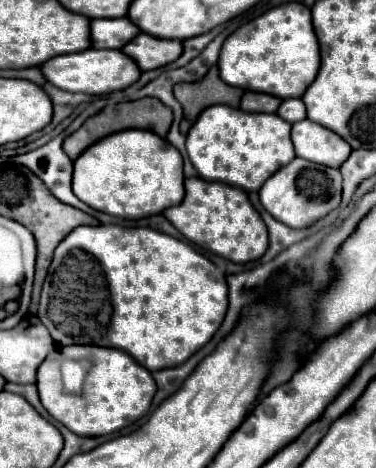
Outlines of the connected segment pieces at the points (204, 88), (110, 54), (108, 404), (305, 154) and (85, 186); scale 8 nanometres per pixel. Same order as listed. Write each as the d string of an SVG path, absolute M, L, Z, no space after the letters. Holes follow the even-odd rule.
M213 66L201 80L197 82L189 82L189 84L175 84L173 88L175 98L181 102L183 106L183 120L181 120L181 132L187 134L189 128L193 126L193 122L197 120L197 116L213 106L213 104L227 104L231 108L239 108L239 100L243 90L241 88L229 88L229 84L225 84L219 78L217 66Z
M83 50L83 52L73 52L73 54L61 54L45 64L39 66L41 74L45 76L47 82L53 86L67 90L67 92L85 92L85 94L105 94L113 90L123 90L129 84L137 82L139 78L139 68L133 60L129 60L123 52L119 50Z
M63 346L45 358L37 372L37 388L45 410L73 434L105 436L137 422L151 408L155 396L155 380L147 368L141 368L129 354L115 348L99 346ZM63 360L91 360L91 376L83 384L83 394L63 392L61 362Z
M309 118L293 124L291 140L299 158L333 168L339 168L351 154L351 146L341 136Z
M121 130L105 136L97 144L91 144L73 166L73 192L87 206L127 218L137 220L177 206L183 196L183 158L175 146L165 138L149 130Z

